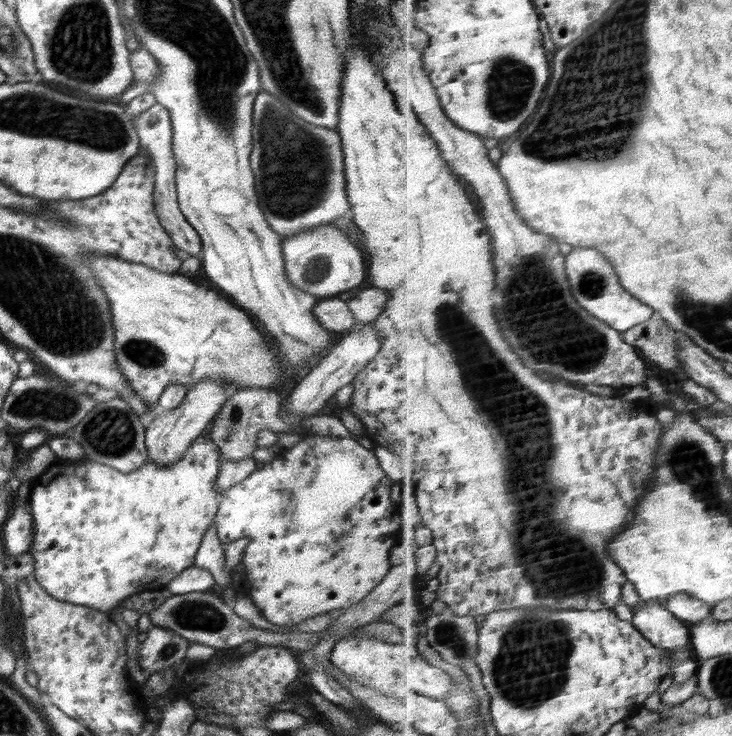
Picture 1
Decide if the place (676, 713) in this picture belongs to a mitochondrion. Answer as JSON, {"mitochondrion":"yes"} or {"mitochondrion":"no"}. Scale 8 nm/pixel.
{"mitochondrion":"no"}

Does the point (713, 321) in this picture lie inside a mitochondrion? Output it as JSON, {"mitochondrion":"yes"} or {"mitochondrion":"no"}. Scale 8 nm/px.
{"mitochondrion":"yes"}

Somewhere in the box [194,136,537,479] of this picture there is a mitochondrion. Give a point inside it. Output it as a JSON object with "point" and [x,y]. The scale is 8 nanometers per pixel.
{"point":[319,267]}

